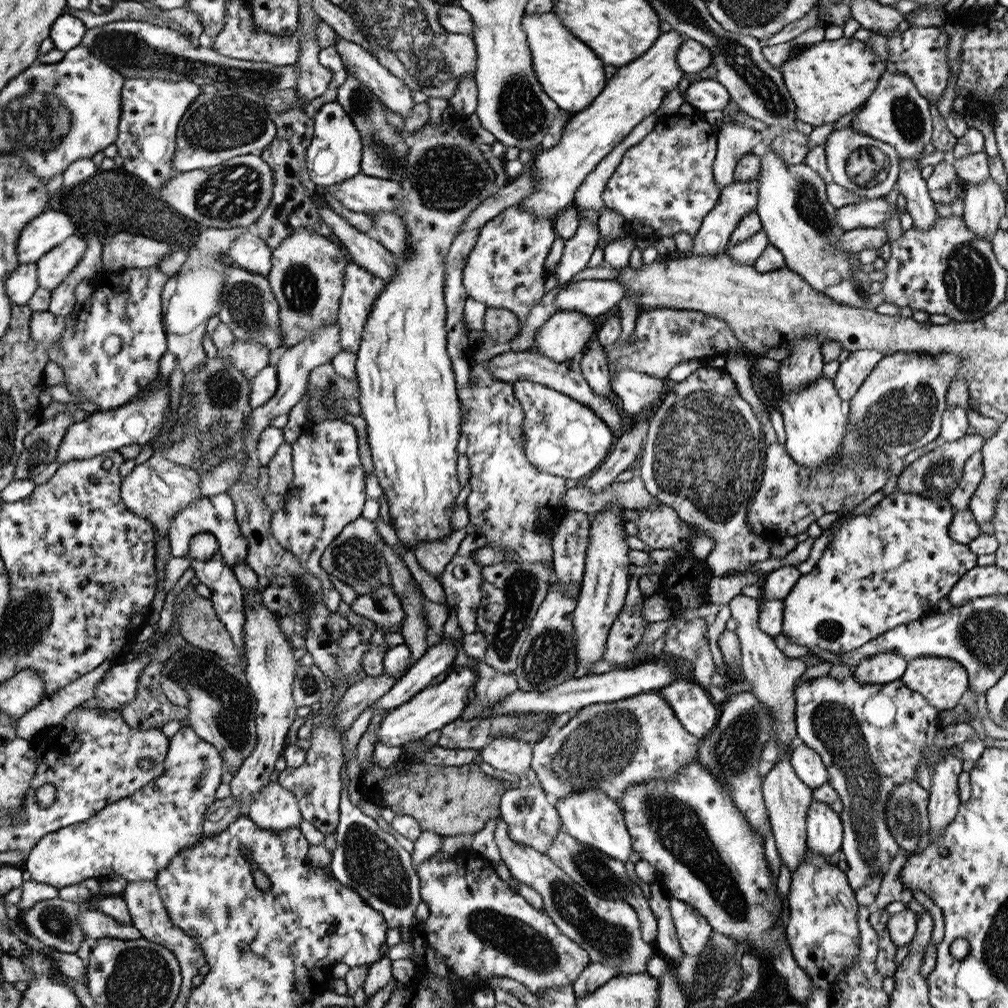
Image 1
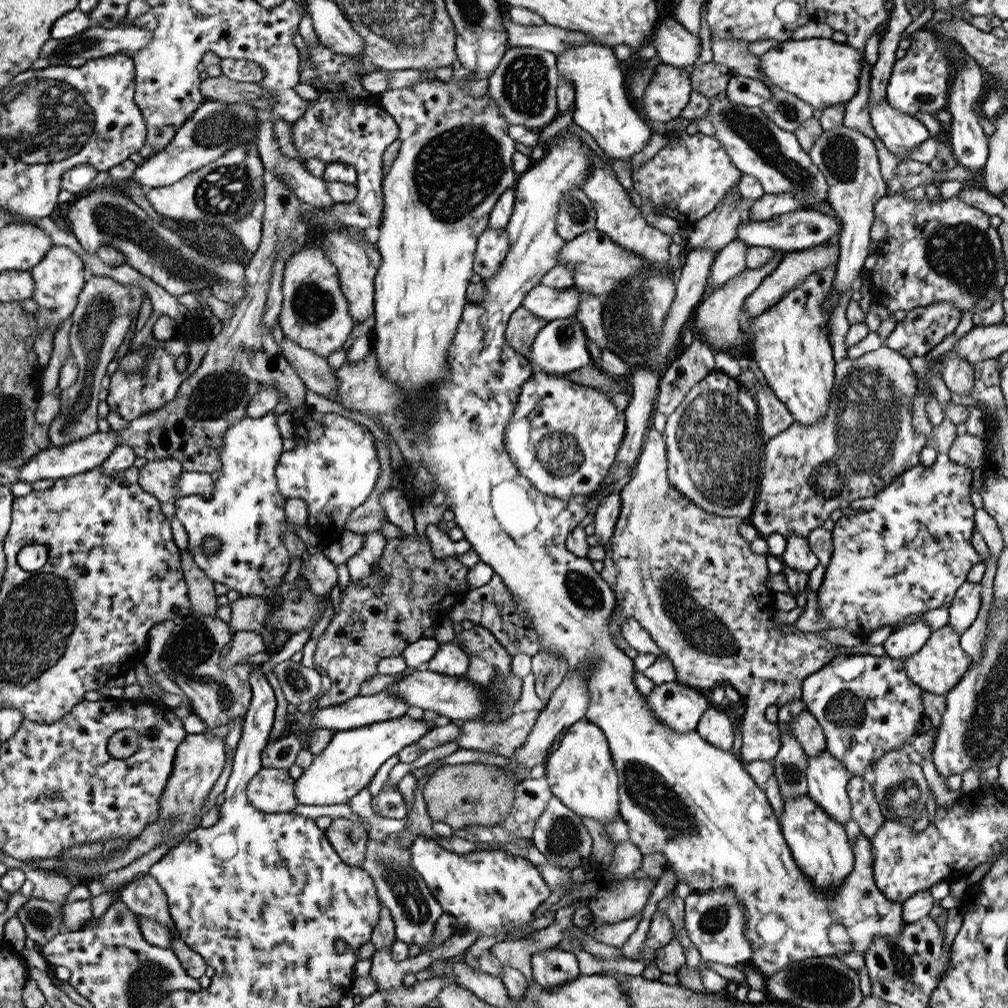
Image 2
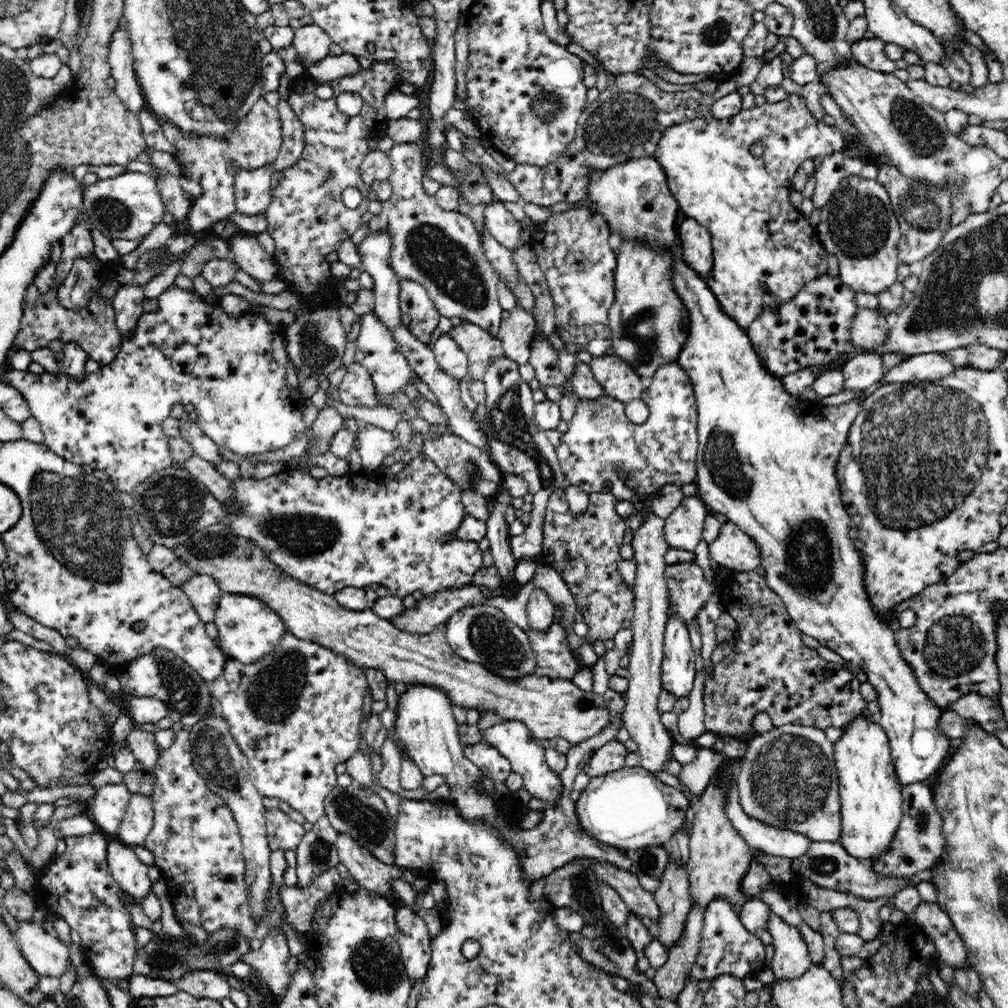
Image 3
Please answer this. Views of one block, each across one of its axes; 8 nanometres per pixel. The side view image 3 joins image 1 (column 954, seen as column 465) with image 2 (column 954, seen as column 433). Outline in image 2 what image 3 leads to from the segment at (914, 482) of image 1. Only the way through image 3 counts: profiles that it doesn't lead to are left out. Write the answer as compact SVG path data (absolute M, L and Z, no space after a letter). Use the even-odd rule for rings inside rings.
M965 433L956 435L948 452L948 458L958 465L970 467L970 470L982 465L985 459L985 442L978 436Z

